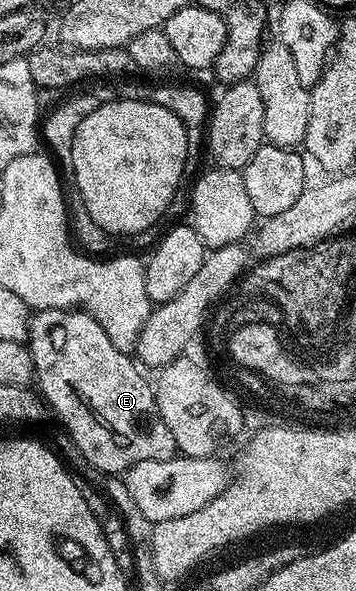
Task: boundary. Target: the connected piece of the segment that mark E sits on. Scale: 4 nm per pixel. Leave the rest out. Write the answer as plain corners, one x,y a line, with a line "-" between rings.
78,309
40,311
31,321
29,346
31,360
35,362
33,379
37,390
50,414
55,414
63,422
64,429
71,434
76,449
87,458
89,466
104,471
103,475
107,477
122,476
130,467
137,465
137,461
176,458
173,433
169,433
165,421
161,421
154,386
150,382
147,384
140,364
128,352
117,349
117,345
109,341
109,333
101,329
92,315

